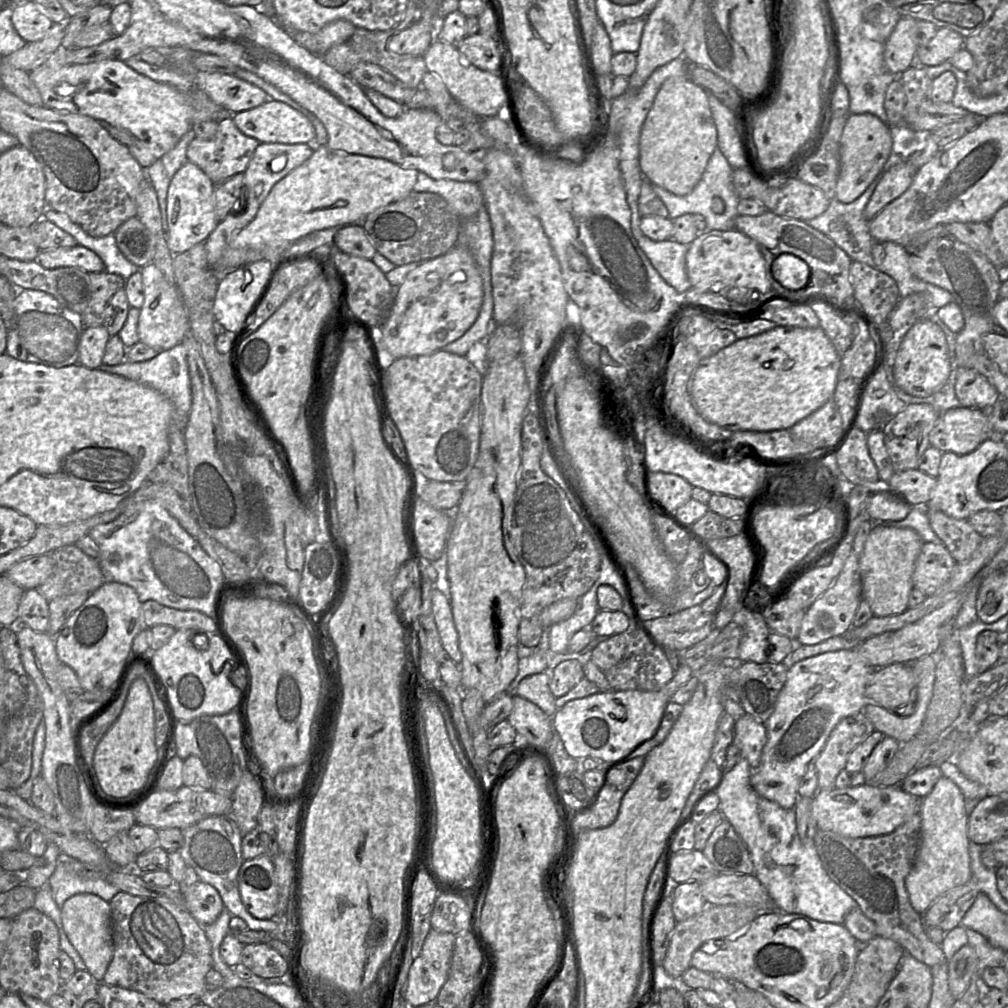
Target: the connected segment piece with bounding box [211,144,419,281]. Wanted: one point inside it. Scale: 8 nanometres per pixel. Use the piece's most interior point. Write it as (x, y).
(332, 188)

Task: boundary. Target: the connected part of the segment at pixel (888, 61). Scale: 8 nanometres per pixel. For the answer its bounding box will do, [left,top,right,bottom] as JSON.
[884,16,917,76]

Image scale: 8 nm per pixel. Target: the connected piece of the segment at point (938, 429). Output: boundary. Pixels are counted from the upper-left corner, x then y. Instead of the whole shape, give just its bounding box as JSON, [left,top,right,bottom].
[929,406,993,455]

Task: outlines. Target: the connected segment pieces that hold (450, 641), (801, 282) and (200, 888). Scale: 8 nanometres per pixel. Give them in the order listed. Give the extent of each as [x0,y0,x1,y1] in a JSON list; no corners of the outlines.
[[431,588,462,664],[772,254,810,290],[184,881,224,925]]

